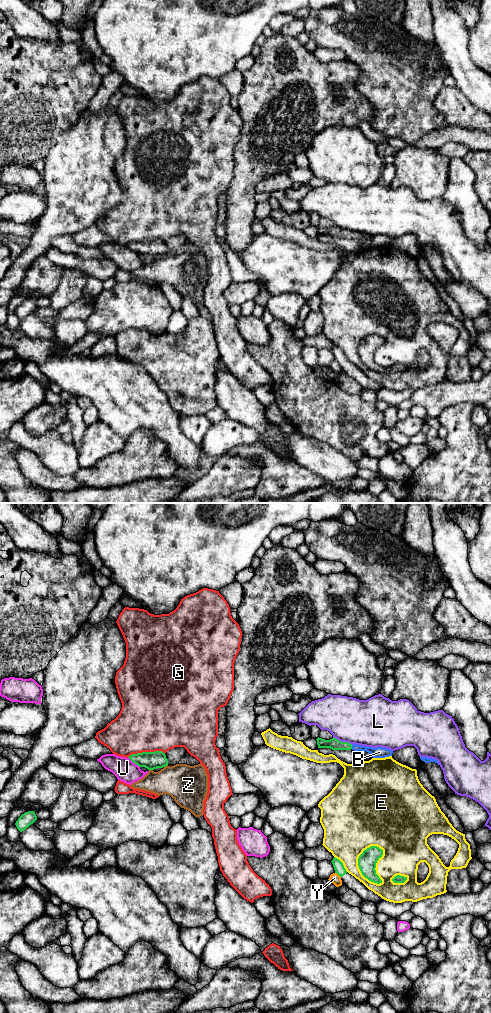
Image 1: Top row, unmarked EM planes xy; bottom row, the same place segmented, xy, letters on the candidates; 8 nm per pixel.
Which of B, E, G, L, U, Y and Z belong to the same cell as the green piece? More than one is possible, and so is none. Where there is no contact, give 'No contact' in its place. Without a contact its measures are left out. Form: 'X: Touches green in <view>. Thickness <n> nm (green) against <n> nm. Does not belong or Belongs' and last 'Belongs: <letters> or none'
B: Touches green in xy. Thickness 90 nm (green) against 90 nm. Belongs
E: Touches green in xy. Thickness 150 nm (green) against 340 nm. Does not belong
G: Touches green in xy. Thickness 140 nm (green) against 480 nm. Does not belong
L: Touches green in xy. Thickness 90 nm (green) against 360 nm. Does not belong
U: Touches green in xy. Thickness 140 nm (green) against 180 nm. Does not belong
Y: Touches green in xy. Thickness 80 nm (green) against 80 nm. Does not belong
Z: Touches green in xy. Thickness 140 nm (green) against 320 nm. Does not belong
Belongs: B

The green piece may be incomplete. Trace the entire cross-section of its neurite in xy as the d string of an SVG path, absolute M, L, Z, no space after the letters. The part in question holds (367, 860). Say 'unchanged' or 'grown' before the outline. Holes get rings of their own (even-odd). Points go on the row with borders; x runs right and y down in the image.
unchanged; M371 846L363 851L358 858L358 866L362 875L369 881L380 884L382 880L376 874L376 863L382 857L383 850L377 846Z

